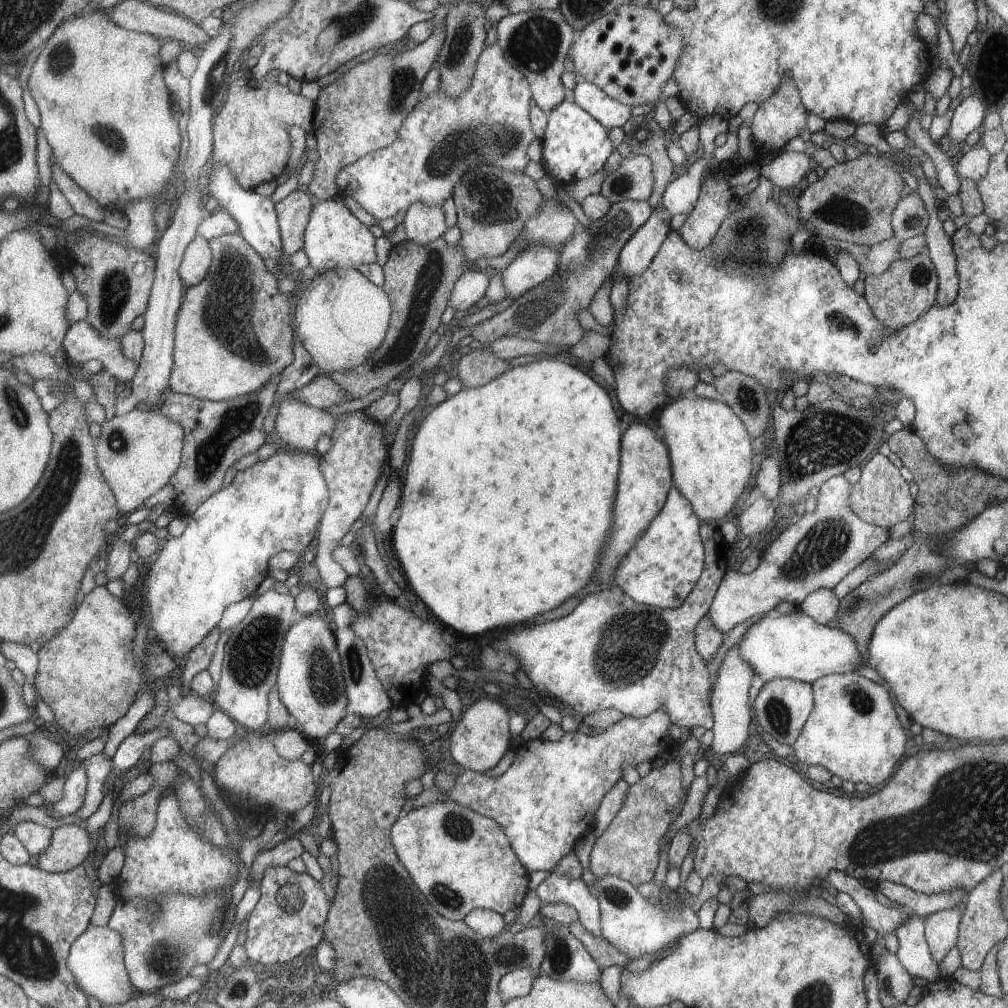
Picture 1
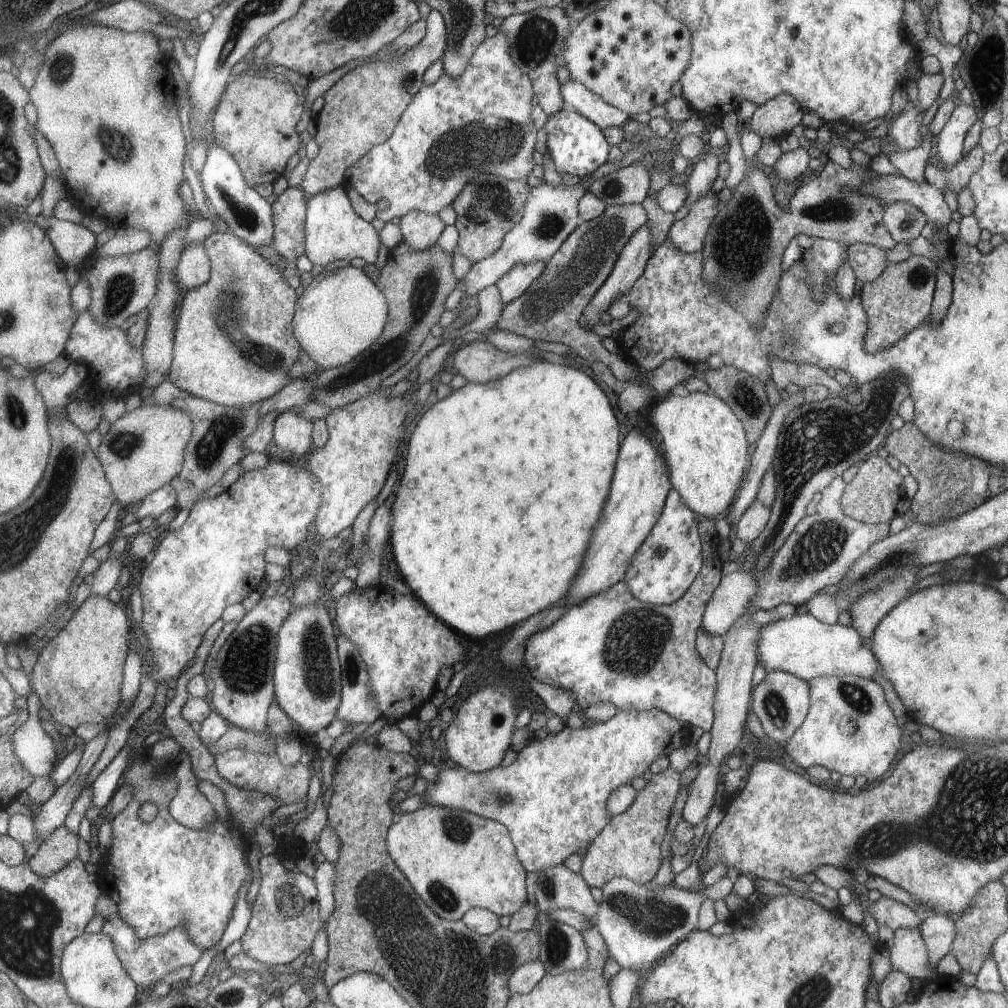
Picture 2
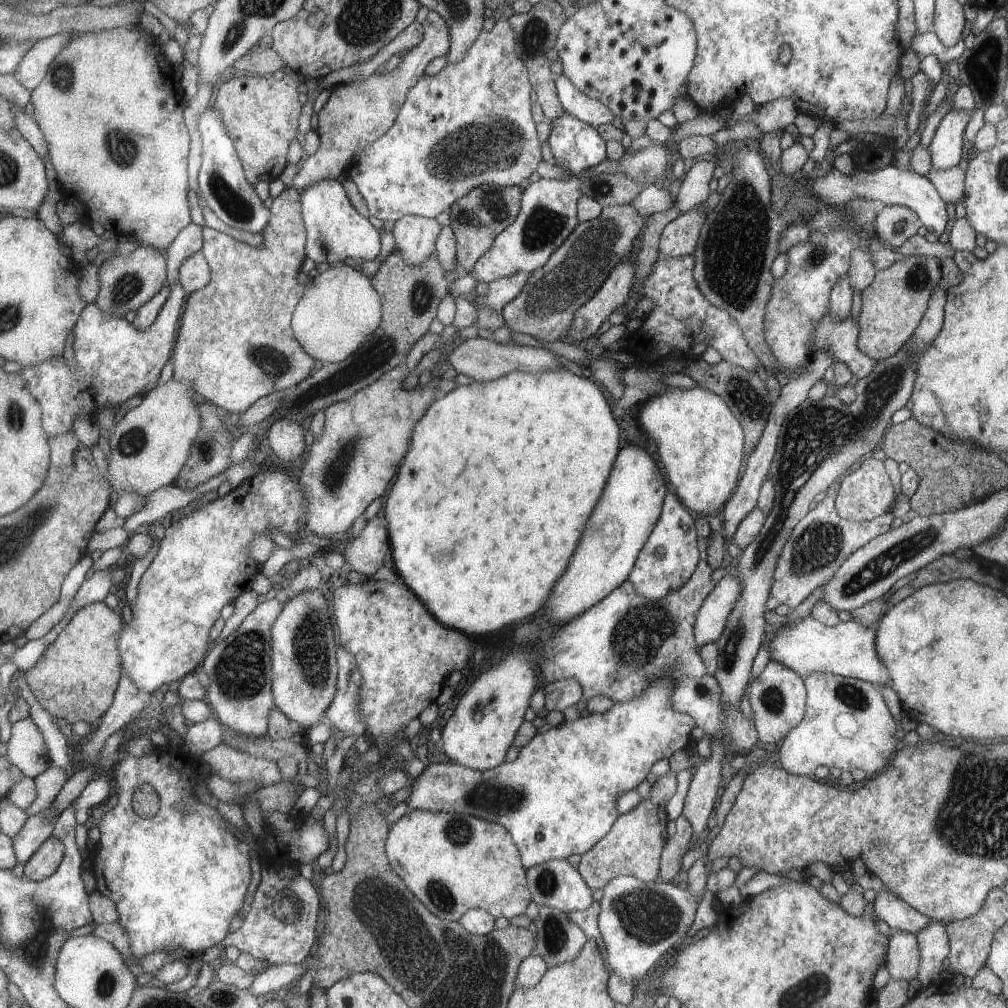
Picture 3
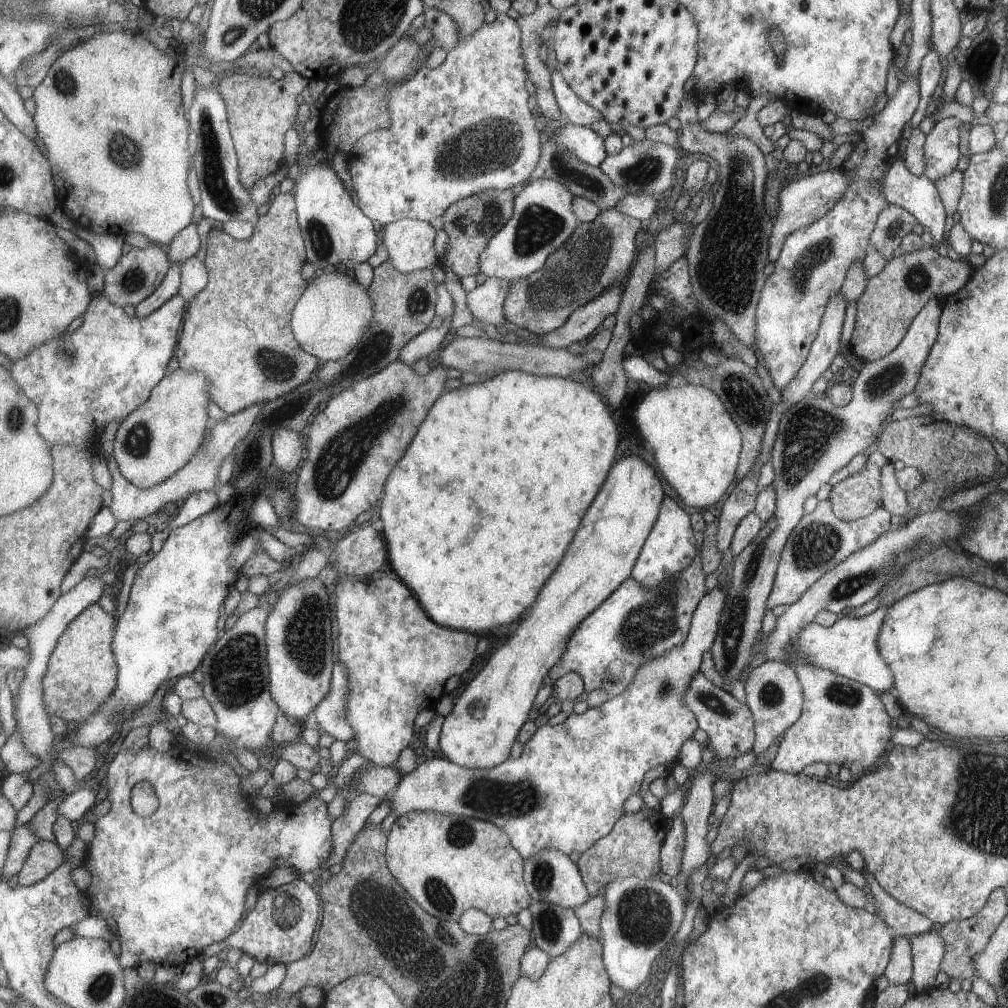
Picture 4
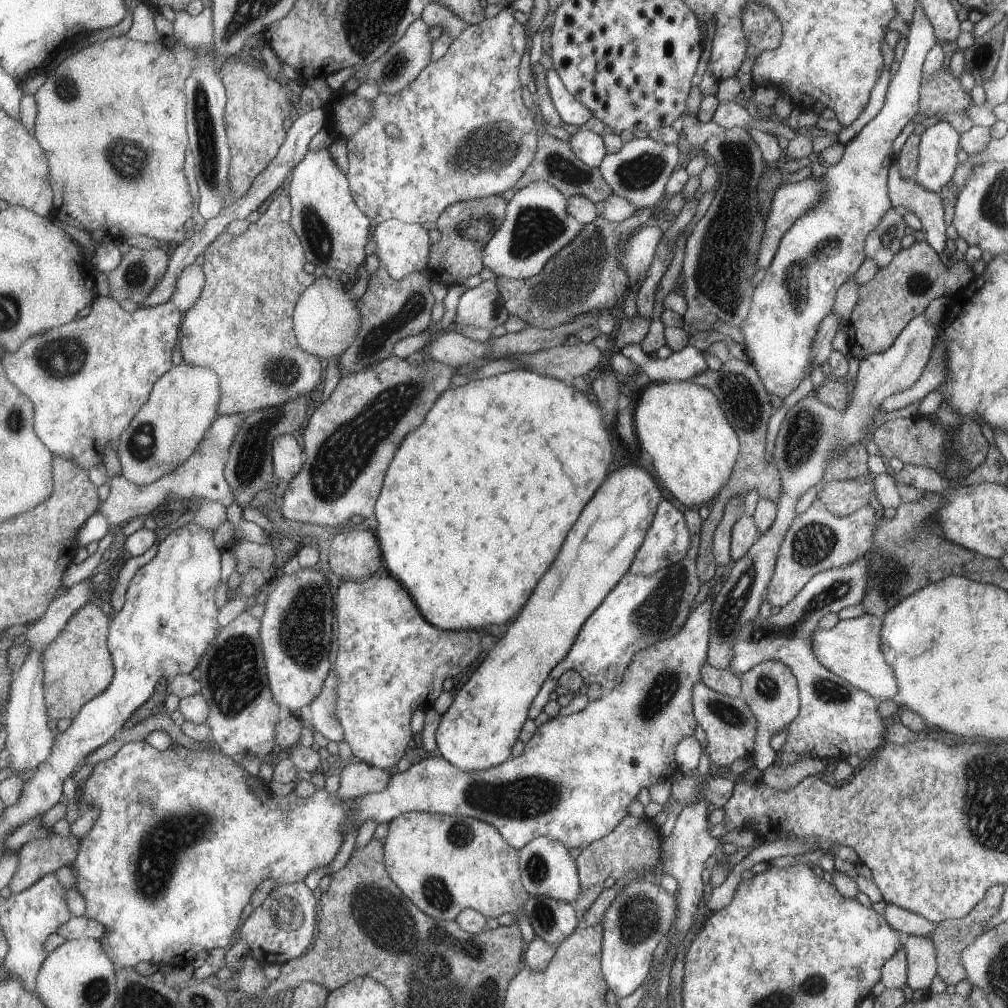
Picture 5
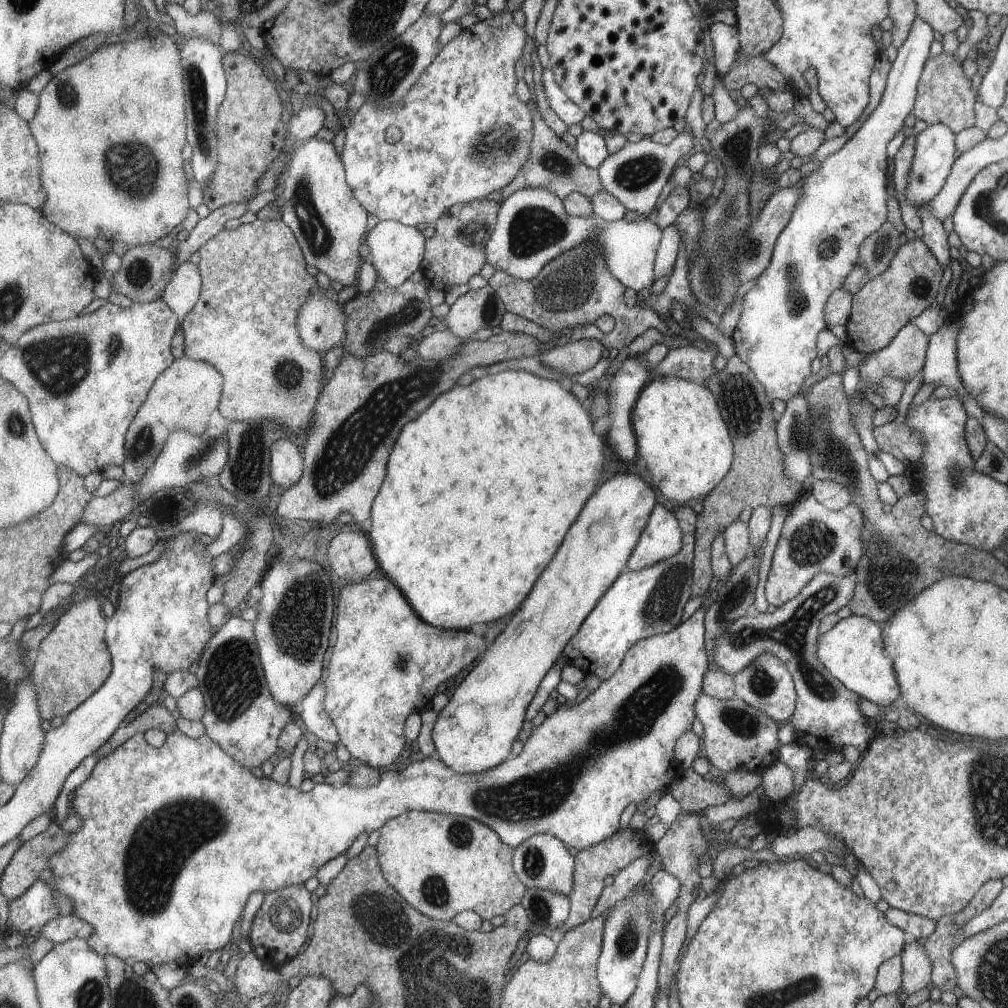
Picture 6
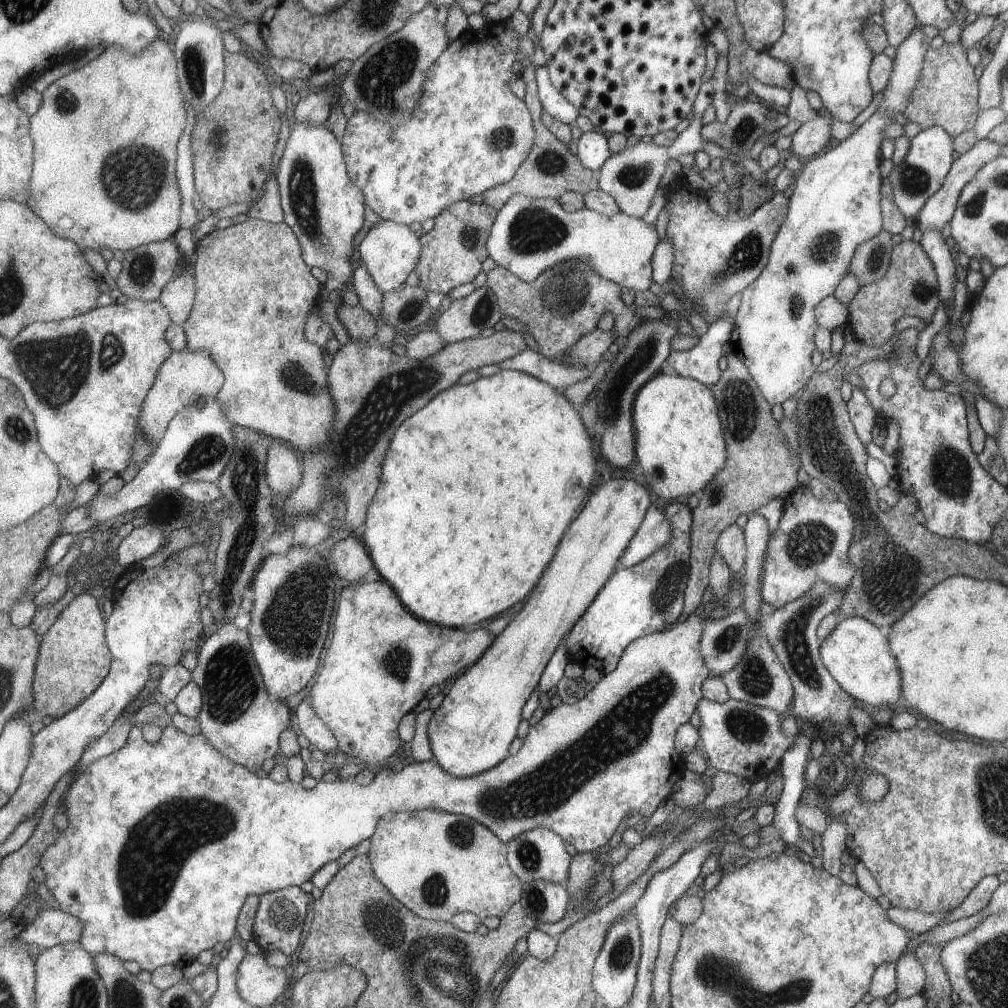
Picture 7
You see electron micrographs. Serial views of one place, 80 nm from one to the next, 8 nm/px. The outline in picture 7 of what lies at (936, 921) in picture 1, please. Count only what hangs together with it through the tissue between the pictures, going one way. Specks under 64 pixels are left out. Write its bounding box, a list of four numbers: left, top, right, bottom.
[894,950,925,999]

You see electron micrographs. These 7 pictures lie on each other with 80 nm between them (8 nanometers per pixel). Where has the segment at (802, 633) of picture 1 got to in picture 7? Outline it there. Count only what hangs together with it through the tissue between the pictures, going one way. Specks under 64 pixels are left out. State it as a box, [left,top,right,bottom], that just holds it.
[819,617,902,709]

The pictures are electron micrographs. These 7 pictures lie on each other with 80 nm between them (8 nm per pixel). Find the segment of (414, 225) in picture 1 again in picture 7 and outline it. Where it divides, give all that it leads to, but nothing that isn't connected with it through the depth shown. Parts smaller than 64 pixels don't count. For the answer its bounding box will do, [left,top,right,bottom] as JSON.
[357,220,421,294]

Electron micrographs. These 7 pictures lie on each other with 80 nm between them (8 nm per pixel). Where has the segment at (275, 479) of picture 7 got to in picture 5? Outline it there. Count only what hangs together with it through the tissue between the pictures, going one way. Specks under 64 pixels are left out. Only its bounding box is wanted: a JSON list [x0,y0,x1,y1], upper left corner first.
[269,435,304,482]

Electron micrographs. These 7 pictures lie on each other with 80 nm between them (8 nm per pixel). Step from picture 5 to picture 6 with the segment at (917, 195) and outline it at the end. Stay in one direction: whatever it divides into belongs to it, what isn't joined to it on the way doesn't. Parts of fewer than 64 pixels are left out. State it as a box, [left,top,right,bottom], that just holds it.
[915,204,954,268]

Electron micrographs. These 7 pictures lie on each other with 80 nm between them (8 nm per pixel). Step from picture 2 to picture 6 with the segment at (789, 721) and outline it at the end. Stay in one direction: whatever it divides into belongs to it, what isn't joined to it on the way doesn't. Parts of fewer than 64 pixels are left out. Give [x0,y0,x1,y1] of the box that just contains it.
[731,652,797,725]

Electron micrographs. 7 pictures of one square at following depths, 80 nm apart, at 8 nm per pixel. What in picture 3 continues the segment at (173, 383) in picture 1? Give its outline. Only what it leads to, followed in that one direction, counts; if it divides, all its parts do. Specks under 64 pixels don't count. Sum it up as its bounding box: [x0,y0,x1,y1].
[173,187,318,415]

